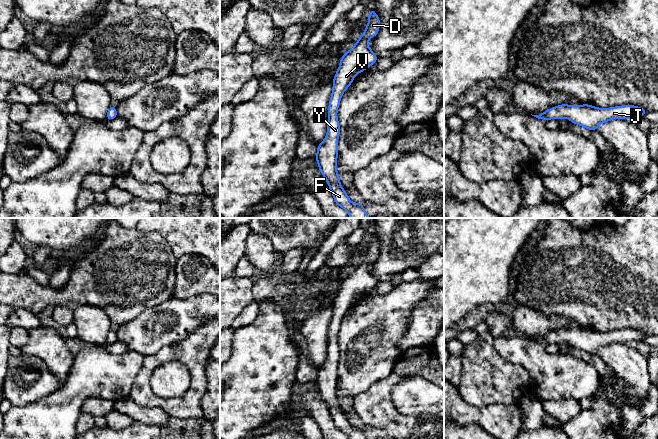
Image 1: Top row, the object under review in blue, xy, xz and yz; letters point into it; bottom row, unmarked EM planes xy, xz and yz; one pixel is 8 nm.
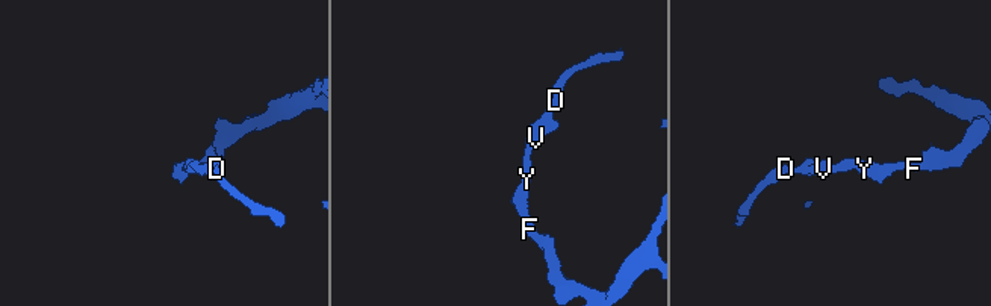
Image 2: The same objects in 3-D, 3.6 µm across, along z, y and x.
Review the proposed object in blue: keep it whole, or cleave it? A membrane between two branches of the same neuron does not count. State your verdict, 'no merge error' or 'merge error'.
no merge error

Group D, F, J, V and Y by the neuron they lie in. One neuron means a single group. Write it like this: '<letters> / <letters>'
D F J V Y

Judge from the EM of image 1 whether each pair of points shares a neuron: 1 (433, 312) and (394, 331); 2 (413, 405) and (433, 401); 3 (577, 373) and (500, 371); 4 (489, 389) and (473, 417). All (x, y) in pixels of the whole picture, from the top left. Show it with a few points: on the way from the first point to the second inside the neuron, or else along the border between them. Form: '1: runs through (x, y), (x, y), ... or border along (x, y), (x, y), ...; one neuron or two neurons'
1: border along (418, 303), (412, 309), (407, 329), (397, 345); two neurons
2: runs through (418, 401), (428, 401); one neuron
3: border along (507, 359), (519, 363), (528, 373), (528, 388); two neurons
4: border along (459, 393), (471, 405), (502, 404); two neurons

